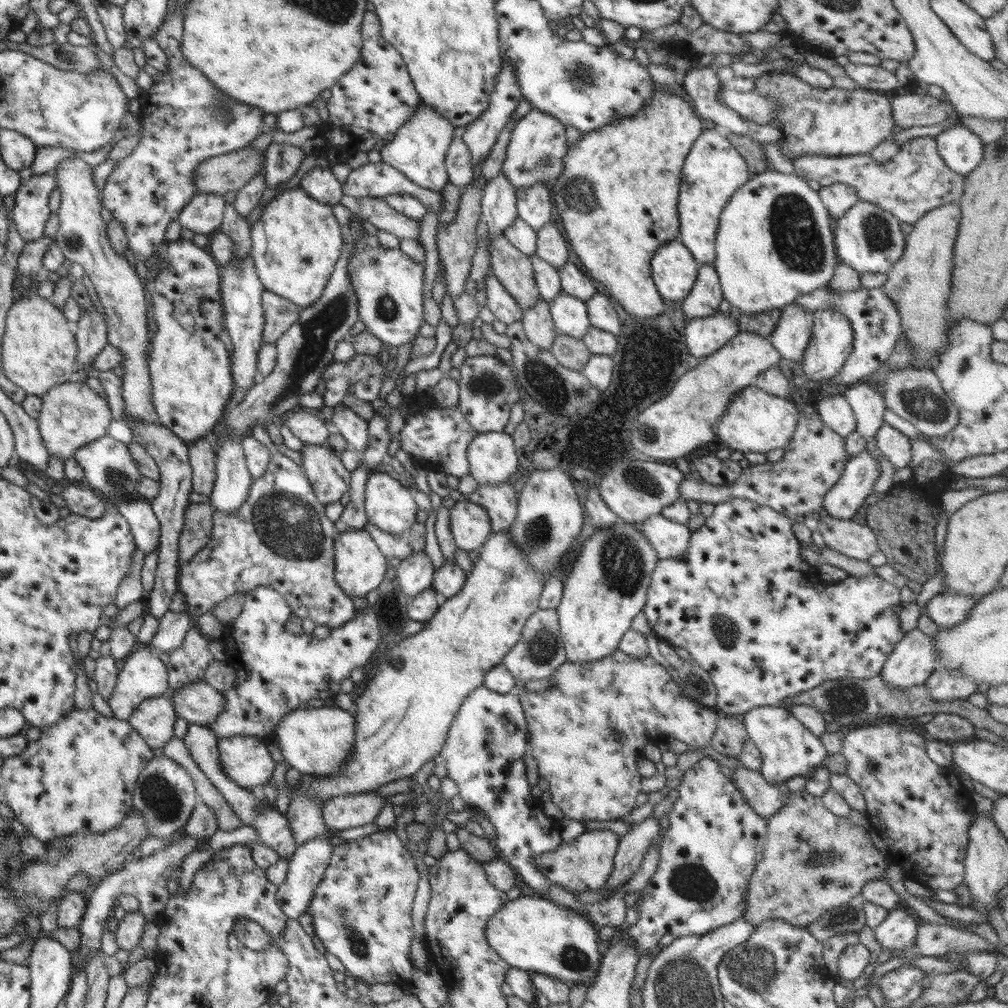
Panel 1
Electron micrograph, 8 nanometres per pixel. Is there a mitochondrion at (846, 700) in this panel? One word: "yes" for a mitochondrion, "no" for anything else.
yes

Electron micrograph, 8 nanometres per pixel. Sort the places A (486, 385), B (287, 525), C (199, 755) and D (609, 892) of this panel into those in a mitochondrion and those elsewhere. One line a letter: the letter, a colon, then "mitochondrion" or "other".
A: mitochondrion
B: mitochondrion
C: other
D: other

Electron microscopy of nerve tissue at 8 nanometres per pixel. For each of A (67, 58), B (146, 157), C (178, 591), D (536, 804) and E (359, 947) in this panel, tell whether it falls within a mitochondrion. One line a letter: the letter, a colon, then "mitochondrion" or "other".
A: mitochondrion
B: other
C: other
D: other
E: mitochondrion

